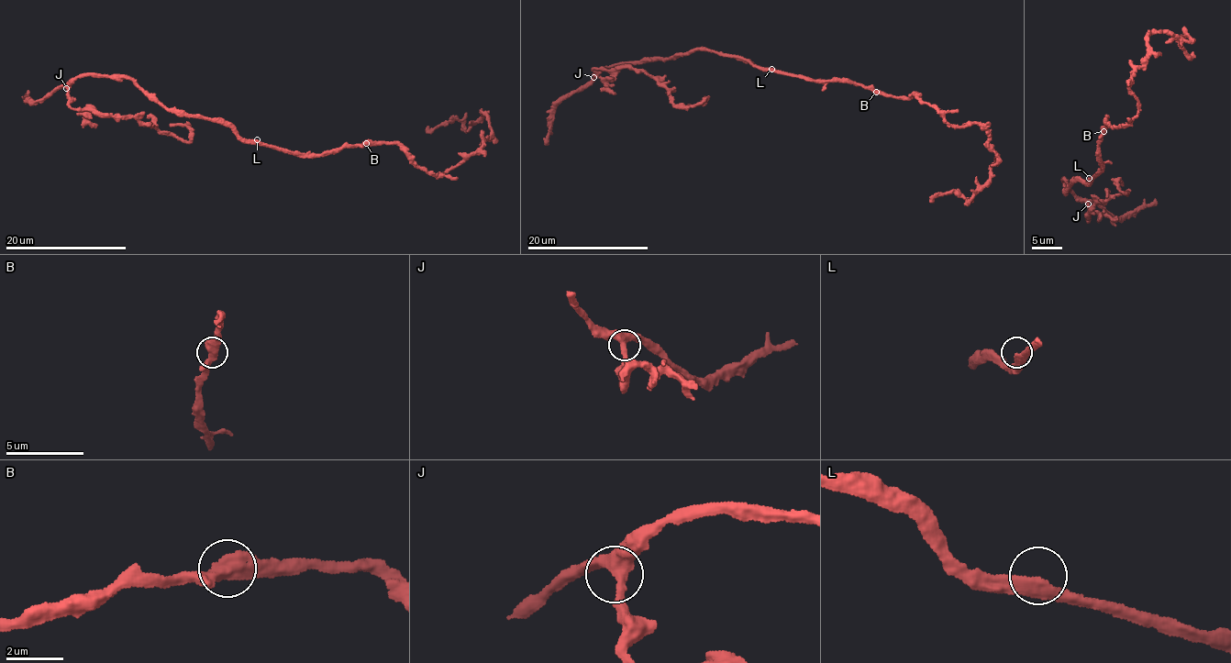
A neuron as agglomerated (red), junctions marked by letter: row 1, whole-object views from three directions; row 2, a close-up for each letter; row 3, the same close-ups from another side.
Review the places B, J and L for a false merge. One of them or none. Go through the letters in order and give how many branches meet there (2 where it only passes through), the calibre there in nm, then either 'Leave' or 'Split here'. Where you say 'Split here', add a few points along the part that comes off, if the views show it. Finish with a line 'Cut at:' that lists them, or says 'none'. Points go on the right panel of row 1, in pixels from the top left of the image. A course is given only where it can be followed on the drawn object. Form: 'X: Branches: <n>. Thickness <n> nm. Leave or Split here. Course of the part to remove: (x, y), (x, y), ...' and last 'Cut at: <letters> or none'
B: Branches: 2. Thickness 440 nm. Leave
J: Branches: 3. Thickness 380 nm. Leave
L: Branches: 2. Thickness 420 nm. Leave
Cut at: none

